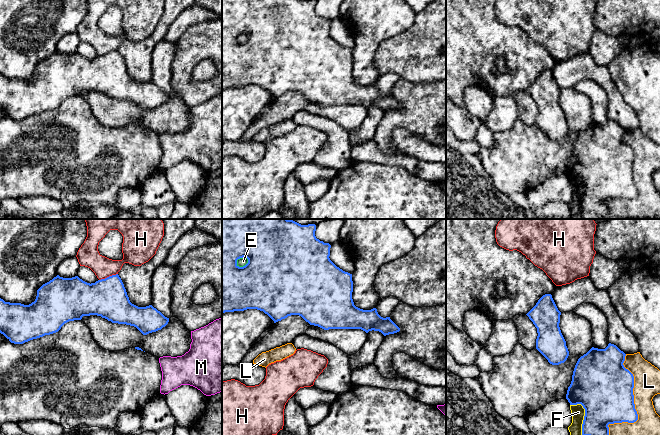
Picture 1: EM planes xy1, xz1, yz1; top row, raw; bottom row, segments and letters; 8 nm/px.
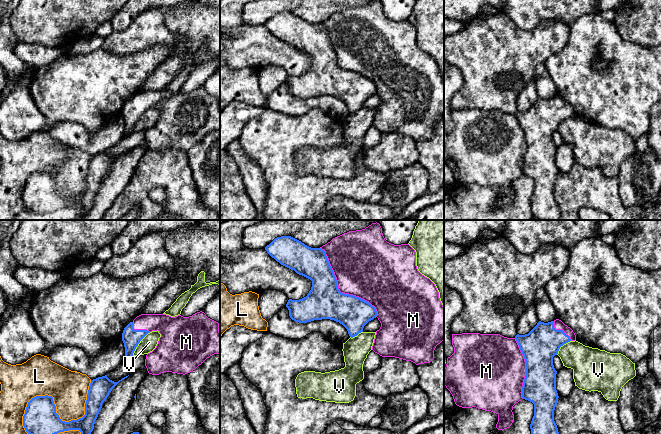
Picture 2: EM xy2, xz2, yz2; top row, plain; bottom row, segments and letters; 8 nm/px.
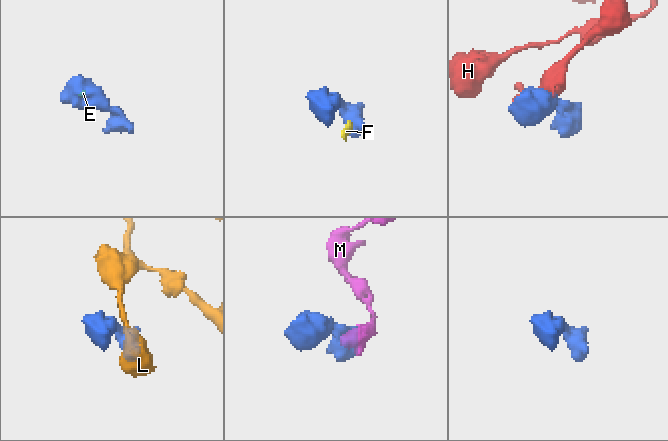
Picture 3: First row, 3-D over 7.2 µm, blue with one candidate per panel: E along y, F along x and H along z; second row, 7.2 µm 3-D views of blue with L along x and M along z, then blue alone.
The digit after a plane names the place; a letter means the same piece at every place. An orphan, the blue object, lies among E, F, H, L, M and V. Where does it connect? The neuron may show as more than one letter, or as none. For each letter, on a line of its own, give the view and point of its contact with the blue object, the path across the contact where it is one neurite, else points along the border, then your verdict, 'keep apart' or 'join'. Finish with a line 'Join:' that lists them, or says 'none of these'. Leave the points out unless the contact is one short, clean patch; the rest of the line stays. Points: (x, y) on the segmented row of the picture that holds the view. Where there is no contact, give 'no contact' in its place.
E: meets blue in xz1 at (243, 266); keep apart
F: meets blue in yz1 at (585, 414); border along yz1 (570, 404), (580, 404), (584, 409), (582, 434); keep apart
H: meets blue in xy1 at (109, 276); keep apart
L: meets blue in xy2 at (55, 410); keep apart
M: meets blue in xz2 at (339, 291); join
V: meets blue in xy2 at (138, 343); border along xy2 (150, 332), (140, 341), (131, 356); keep apart
Join: M

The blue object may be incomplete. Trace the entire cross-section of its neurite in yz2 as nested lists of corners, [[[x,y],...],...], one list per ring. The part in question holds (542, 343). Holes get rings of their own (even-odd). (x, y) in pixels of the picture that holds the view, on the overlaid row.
[[[559,319],[548,323],[539,321],[528,334],[517,334],[514,338],[500,334],[452,334],[454,353],[447,358],[444,385],[457,406],[476,407],[496,413],[498,430],[512,425],[513,406],[525,399],[534,404],[531,434],[559,434],[554,421],[554,410],[559,396],[553,357],[558,354],[561,346],[575,340],[573,330]]]

